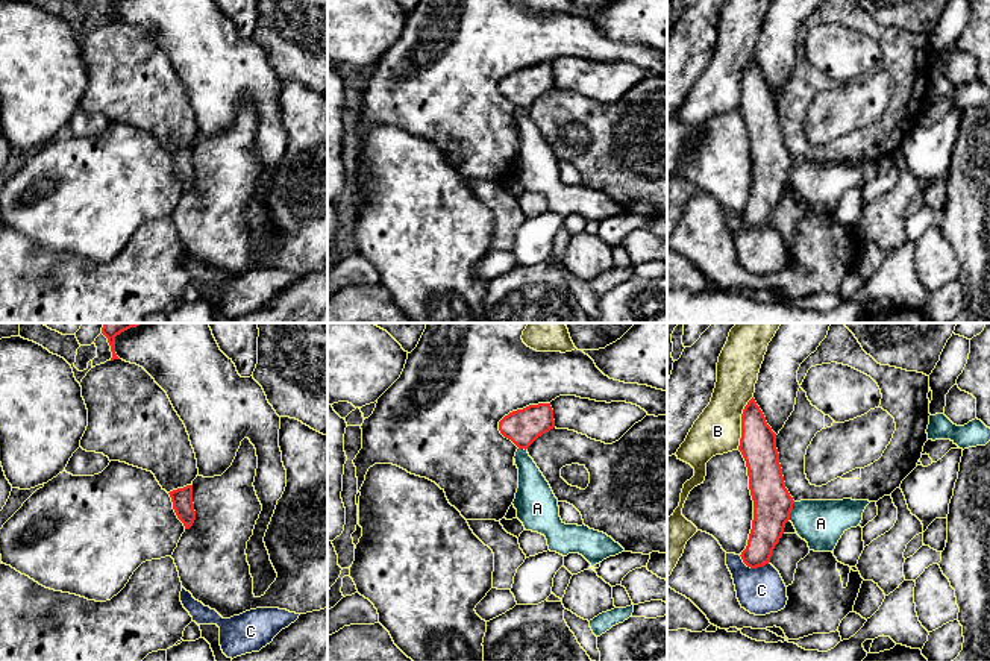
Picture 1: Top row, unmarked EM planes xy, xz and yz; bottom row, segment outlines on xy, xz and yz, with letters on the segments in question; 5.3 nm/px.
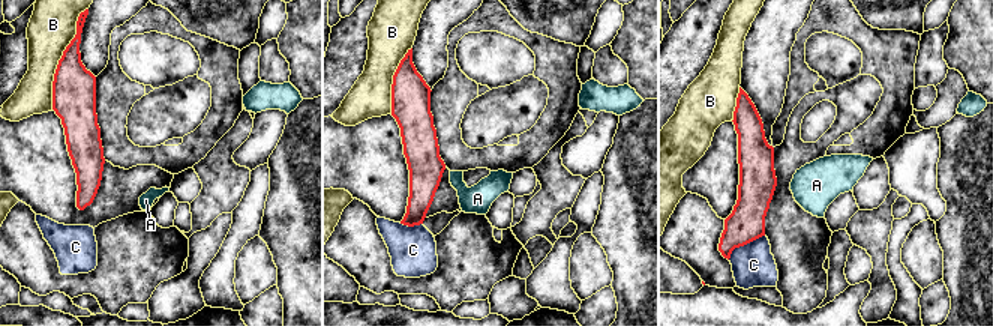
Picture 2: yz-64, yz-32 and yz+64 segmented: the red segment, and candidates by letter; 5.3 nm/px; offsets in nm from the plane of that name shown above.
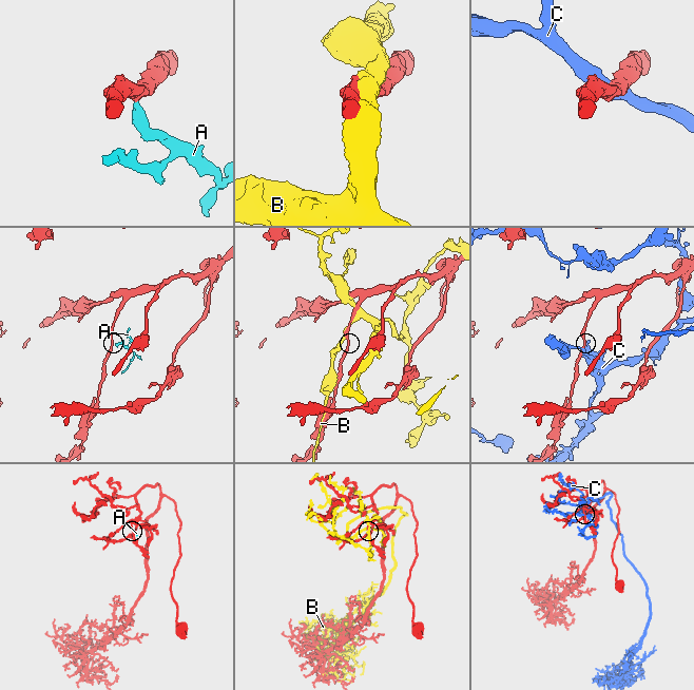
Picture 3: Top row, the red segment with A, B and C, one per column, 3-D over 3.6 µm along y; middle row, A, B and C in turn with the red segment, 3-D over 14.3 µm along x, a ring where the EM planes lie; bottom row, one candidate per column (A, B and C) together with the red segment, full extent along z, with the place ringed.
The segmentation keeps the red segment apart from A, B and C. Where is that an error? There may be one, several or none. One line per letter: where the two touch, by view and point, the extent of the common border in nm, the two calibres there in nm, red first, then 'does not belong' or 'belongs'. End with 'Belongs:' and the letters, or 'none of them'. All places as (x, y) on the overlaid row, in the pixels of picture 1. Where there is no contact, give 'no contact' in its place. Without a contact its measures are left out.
A: yz (790, 511) | 100 nm | 200/240 nm | does not belong
B: yz (742, 423) | 300 nm | 190/240 nm | does not belong
C: yz (754, 567) | 170 nm | 180/240 nm | does not belong
Belongs: none of them

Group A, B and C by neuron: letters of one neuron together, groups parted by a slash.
A / B / C

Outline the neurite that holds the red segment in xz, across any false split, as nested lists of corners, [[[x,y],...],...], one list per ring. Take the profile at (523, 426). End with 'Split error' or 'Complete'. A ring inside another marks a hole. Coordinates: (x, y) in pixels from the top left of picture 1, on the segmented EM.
[[[550,403],[529,405],[505,415],[499,421],[500,434],[518,449],[528,449],[538,437],[555,428]]]. Complete

